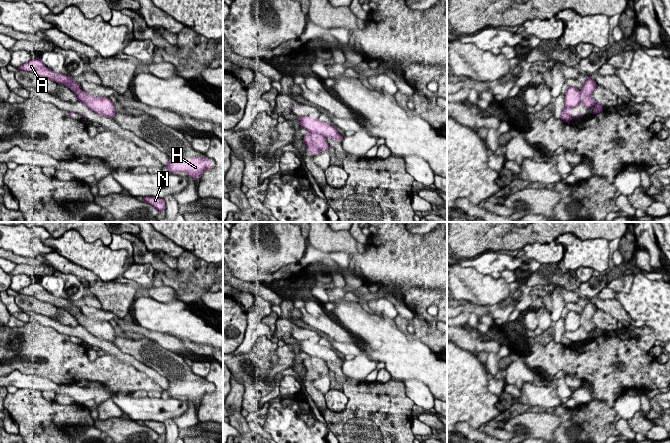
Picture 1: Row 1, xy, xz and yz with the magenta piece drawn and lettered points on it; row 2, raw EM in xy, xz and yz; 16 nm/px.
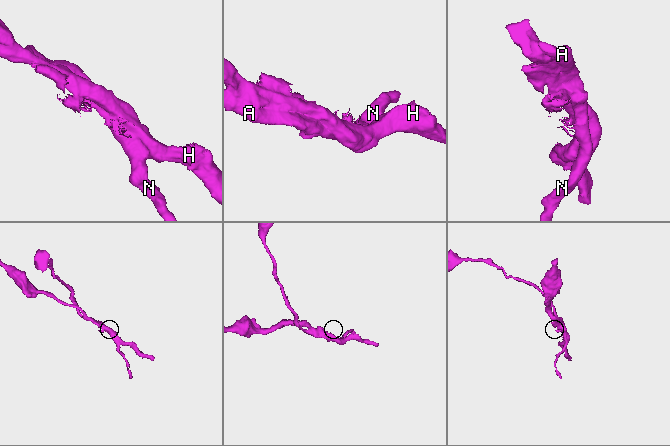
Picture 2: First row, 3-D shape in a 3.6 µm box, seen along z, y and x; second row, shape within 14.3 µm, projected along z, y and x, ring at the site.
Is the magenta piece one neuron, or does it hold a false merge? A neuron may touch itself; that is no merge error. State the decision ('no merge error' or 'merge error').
merge error

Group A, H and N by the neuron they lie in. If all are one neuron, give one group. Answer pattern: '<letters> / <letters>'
A N / H

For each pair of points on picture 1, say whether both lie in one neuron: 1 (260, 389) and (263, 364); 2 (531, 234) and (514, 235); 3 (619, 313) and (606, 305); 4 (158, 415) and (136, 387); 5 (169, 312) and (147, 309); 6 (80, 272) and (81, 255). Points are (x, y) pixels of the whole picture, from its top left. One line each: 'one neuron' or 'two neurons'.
1: one neuron
2: one neuron
3: one neuron
4: two neurons
5: one neuron
6: two neurons

